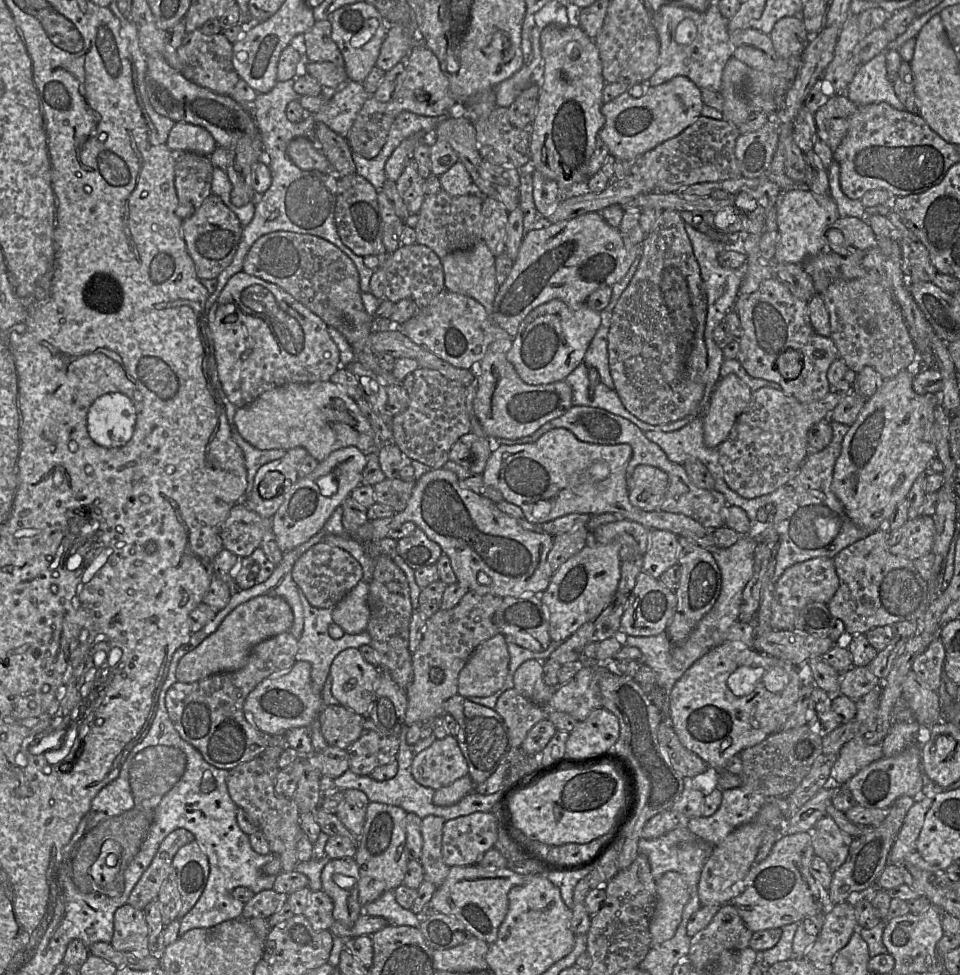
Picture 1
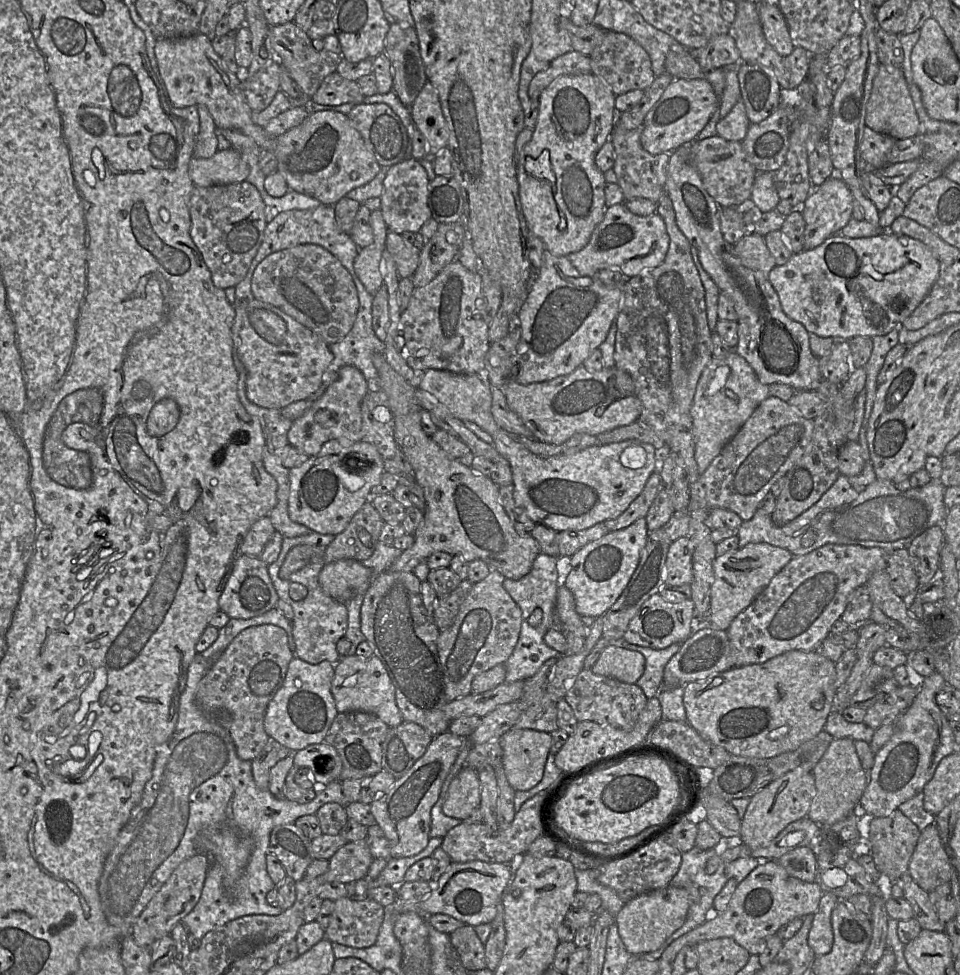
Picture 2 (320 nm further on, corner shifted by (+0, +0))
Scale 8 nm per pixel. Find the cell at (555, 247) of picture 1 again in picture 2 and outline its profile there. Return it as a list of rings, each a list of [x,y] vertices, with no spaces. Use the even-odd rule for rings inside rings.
[[[624,203],[607,207],[603,220],[594,229],[587,245],[578,252],[566,256],[581,276],[592,277],[602,269],[620,269],[625,278],[630,278],[659,266],[669,249],[670,238],[663,218],[657,214],[639,216],[630,212]]]

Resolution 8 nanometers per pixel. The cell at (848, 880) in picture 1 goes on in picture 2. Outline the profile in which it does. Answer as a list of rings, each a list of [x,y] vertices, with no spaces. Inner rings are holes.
[[[822,893],[817,911],[813,914],[812,925],[808,934],[808,945],[815,956],[829,953],[833,946],[831,914],[839,902],[832,893]]]

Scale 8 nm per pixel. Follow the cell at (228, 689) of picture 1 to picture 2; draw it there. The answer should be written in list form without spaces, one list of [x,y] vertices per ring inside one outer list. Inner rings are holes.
[[[272,624],[252,626],[244,629],[233,639],[201,679],[196,702],[207,719],[229,732],[240,759],[254,760],[269,741],[270,737],[264,729],[266,709],[282,687],[289,663],[294,657],[295,654],[289,649],[287,633],[281,627]]]

